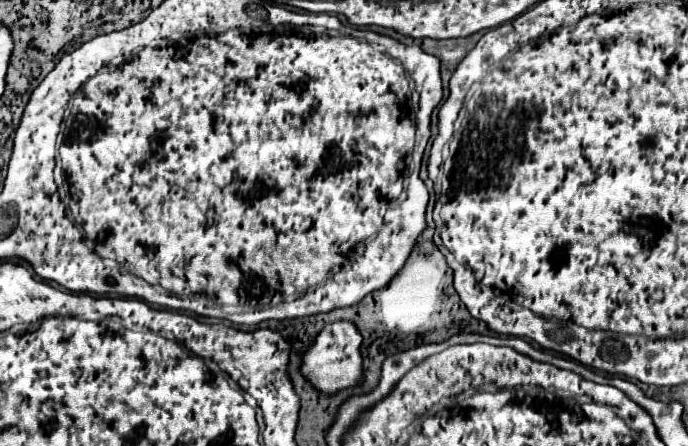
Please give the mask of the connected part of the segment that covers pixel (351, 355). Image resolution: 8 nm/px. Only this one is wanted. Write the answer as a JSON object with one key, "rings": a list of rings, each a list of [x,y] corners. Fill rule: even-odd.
{"rings":[[[336,321],[326,325],[316,343],[306,351],[302,359],[302,373],[306,379],[314,383],[314,387],[326,395],[334,395],[338,389],[354,387],[360,383],[362,377],[362,357],[360,357],[360,343],[362,335],[352,321]]]}

